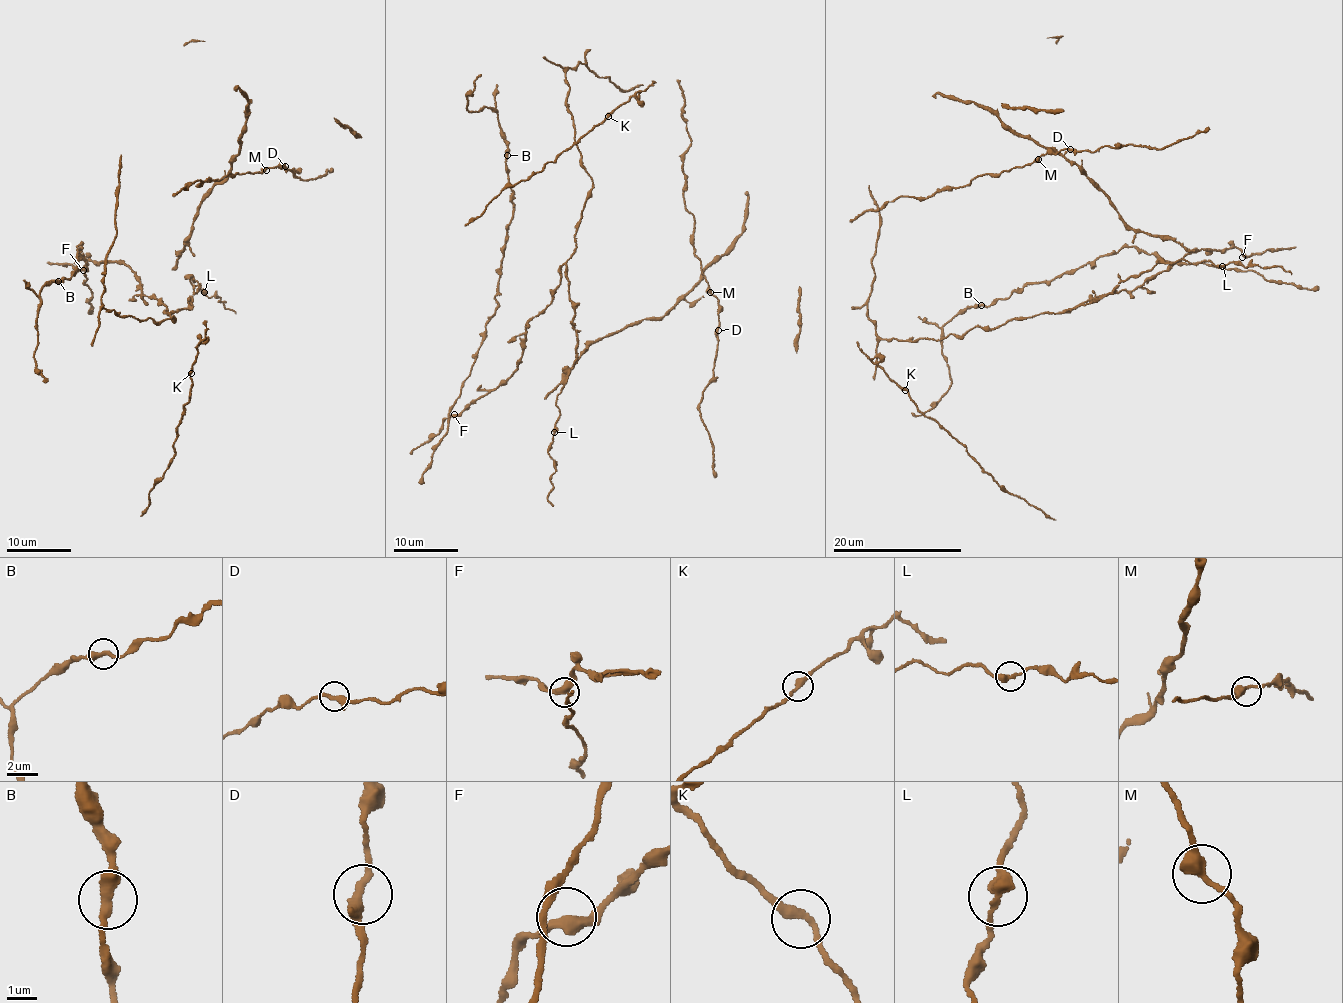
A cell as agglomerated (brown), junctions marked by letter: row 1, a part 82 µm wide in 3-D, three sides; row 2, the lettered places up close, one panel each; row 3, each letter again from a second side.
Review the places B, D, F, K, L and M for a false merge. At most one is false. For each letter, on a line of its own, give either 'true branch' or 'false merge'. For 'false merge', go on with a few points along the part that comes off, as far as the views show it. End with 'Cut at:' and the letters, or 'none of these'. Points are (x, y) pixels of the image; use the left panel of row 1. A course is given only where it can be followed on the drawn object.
B: true branch
D: true branch
F: true branch
K: true branch
L: true branch
M: true branch
Cut at: none of these

